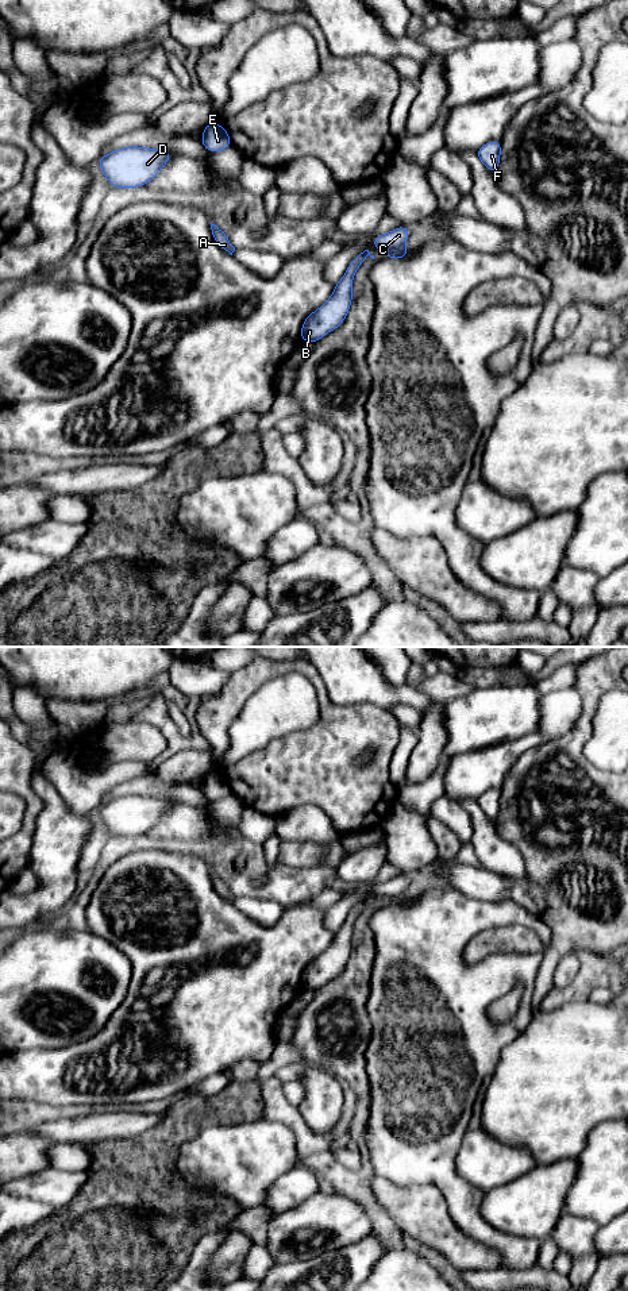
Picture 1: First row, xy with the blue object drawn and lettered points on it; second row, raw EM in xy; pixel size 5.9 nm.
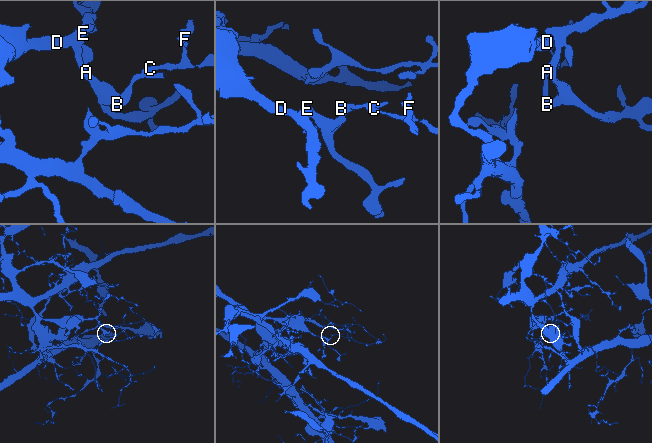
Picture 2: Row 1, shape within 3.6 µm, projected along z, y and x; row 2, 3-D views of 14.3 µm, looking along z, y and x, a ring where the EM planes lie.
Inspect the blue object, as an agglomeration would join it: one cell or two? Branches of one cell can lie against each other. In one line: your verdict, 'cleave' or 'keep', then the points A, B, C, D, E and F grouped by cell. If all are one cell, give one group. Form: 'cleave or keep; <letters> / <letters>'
cleave; A B D E / C F

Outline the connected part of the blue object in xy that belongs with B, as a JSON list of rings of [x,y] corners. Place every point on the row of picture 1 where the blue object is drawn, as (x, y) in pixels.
[[[369,250],[357,255],[350,262],[342,280],[335,285],[334,293],[327,302],[304,320],[300,334],[303,342],[316,343],[343,323],[352,301],[352,277],[367,255],[374,259]]]

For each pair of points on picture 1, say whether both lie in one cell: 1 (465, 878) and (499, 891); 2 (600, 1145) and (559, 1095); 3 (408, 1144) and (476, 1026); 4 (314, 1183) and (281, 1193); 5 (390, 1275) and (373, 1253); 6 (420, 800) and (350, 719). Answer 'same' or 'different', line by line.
1: same
2: different
3: same
4: same
5: different
6: different

